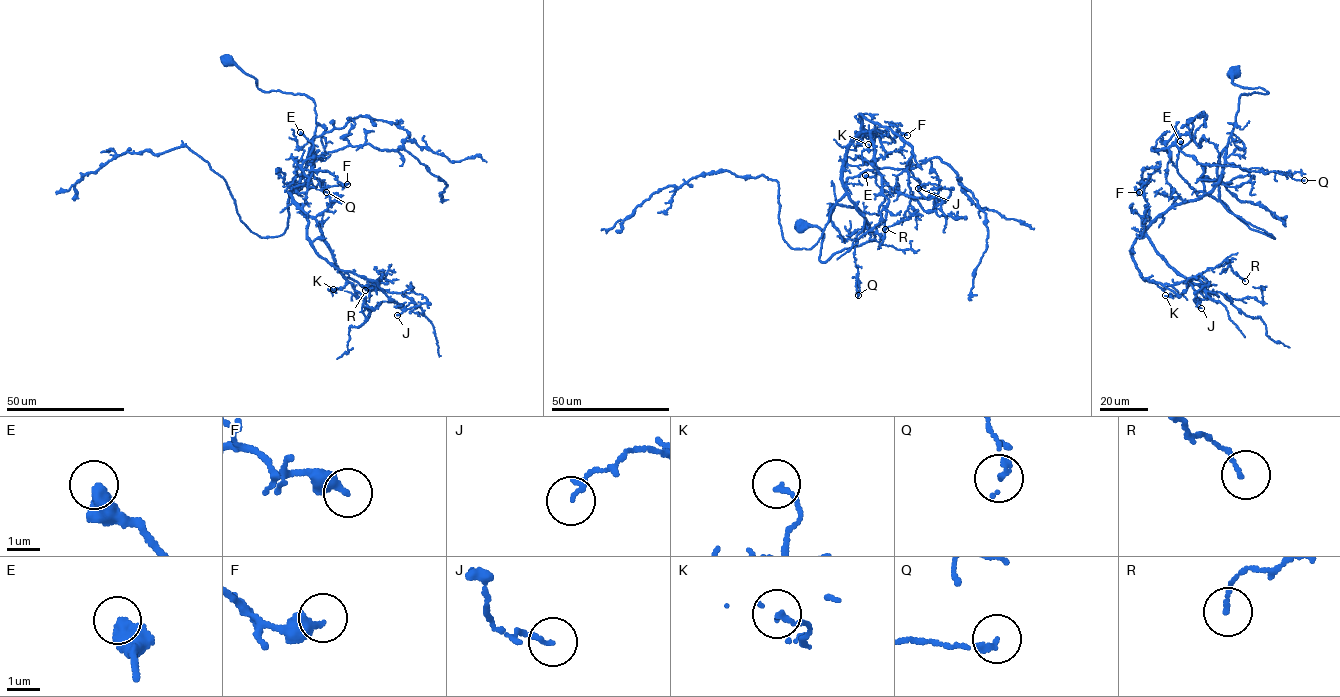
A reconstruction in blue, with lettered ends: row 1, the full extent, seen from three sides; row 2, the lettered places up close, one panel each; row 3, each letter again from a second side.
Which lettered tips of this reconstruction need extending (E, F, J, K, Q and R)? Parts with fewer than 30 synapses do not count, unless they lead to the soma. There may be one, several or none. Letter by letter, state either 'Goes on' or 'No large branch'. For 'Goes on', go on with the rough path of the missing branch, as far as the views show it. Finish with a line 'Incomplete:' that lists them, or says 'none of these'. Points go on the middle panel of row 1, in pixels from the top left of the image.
E: No large branch
F: No large branch
J: No large branch
K: No large branch
Q: No large branch
R: No large branch
Incomplete: none of these

